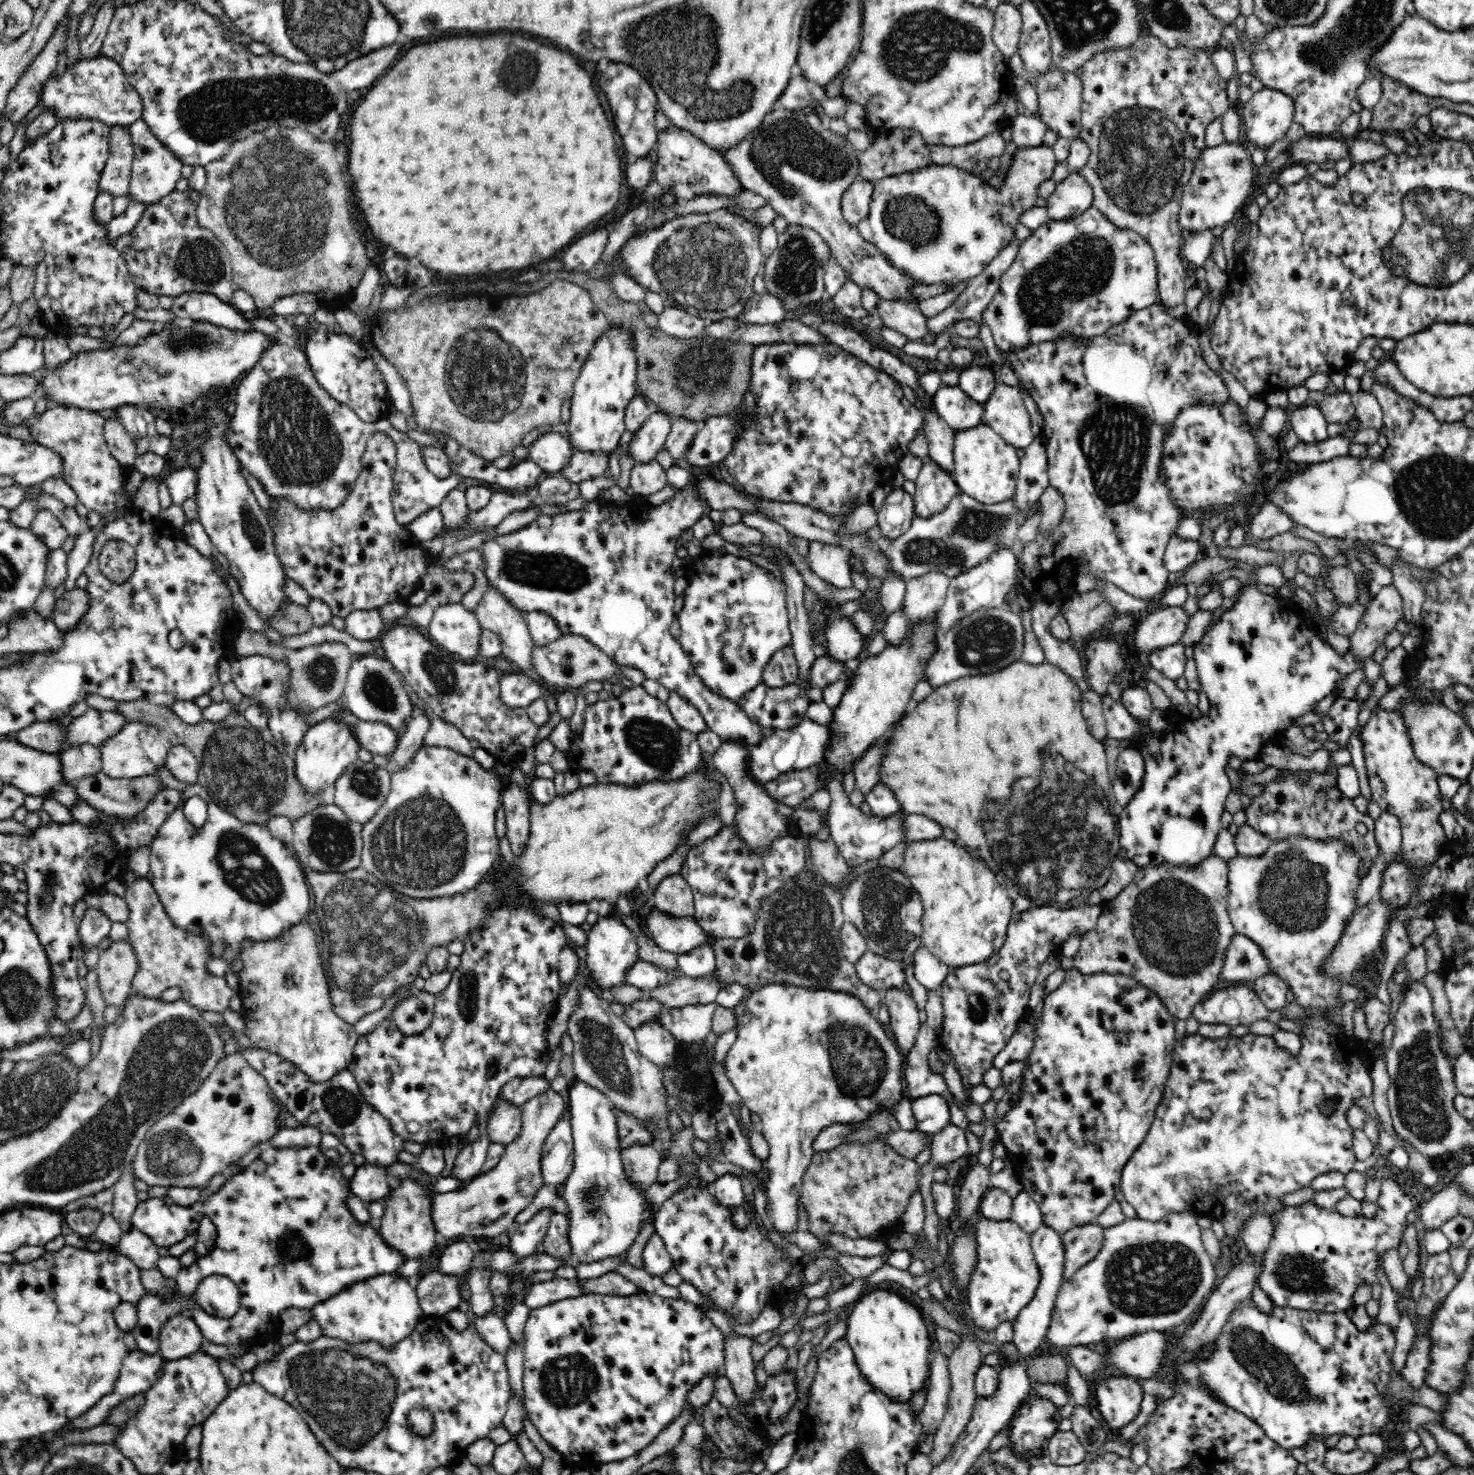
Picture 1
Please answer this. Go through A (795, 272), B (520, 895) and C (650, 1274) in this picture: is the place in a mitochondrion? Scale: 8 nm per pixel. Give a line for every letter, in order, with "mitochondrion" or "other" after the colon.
A: mitochondrion
B: other
C: other

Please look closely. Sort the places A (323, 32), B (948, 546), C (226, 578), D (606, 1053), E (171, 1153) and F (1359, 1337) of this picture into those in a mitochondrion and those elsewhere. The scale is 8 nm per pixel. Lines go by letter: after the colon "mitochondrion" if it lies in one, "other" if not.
A: mitochondrion
B: mitochondrion
C: other
D: mitochondrion
E: mitochondrion
F: other

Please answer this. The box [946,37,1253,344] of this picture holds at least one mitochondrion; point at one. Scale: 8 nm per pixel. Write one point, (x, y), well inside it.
(1140, 158)

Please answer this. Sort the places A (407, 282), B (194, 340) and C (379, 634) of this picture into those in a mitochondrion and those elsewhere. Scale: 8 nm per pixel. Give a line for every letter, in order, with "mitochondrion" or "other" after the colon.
A: other
B: mitochondrion
C: other

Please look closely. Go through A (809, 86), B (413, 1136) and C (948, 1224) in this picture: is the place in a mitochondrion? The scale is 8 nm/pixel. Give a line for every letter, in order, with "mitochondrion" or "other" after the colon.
A: other
B: other
C: other

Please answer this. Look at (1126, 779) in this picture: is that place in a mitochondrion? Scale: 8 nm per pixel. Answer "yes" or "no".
yes

